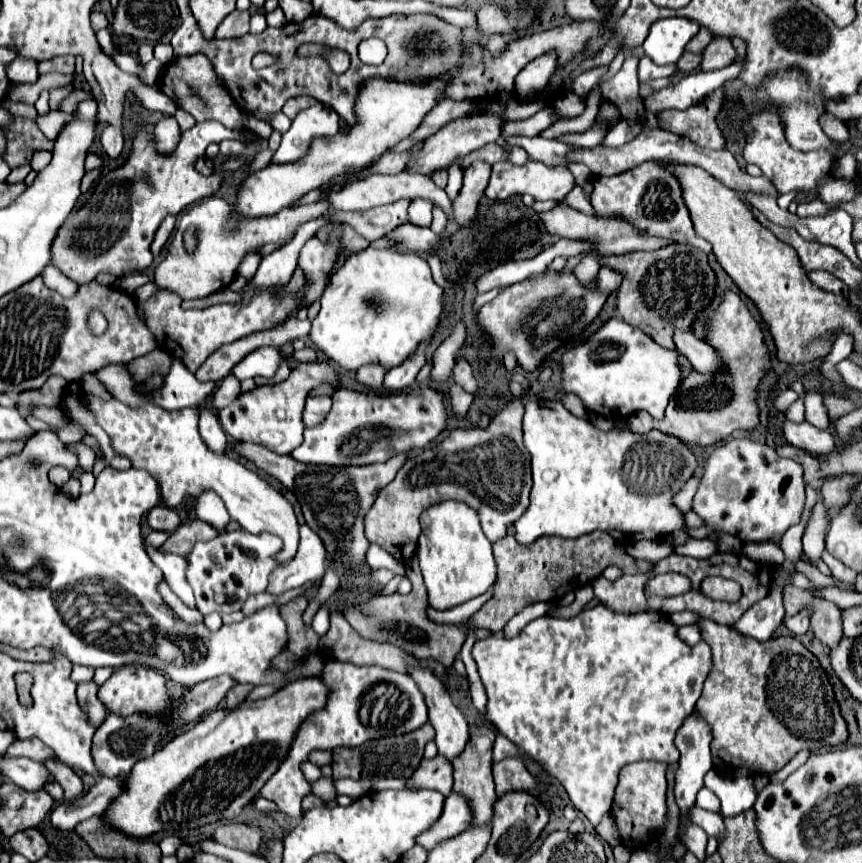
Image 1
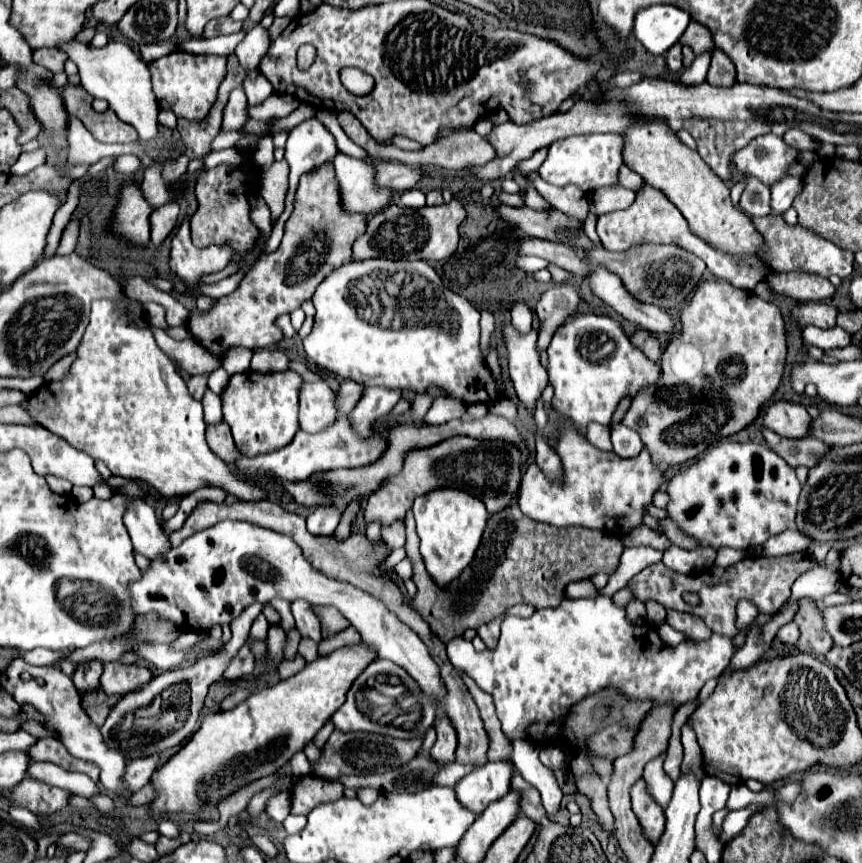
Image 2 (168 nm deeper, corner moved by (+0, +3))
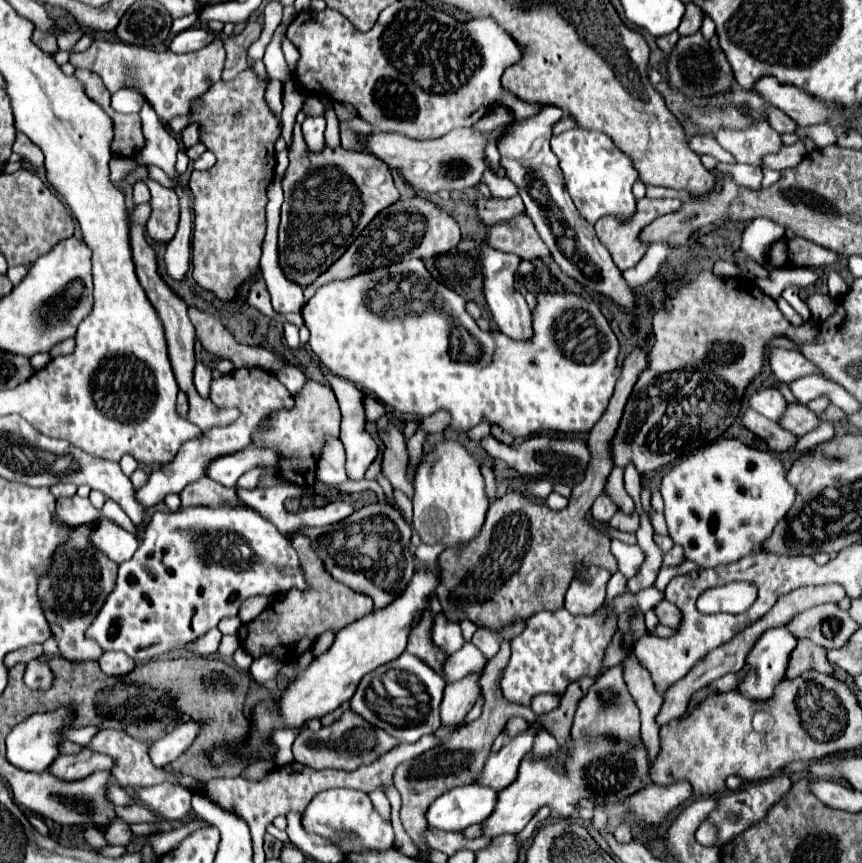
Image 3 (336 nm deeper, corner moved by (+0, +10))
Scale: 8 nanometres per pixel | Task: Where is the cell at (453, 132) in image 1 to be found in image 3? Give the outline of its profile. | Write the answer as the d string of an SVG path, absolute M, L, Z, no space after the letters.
M294 124L288 158L290 164L282 178L284 204L282 204L282 222L280 222L280 242L278 242L280 266L290 280L296 280L296 284L306 288L346 252L346 248L380 214L380 210L392 206L394 200L400 198L400 192L394 186L390 168L372 154L344 150L344 148L328 148L328 146L322 148L320 152L308 152L300 124Z

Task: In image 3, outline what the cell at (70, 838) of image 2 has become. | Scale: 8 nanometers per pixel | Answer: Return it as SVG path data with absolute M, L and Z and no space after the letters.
M116 820L116 824L112 824L108 830L106 830L106 840L110 842L110 844L122 844L122 846L126 846L126 844L130 844L130 840L132 840L132 830L130 830L130 824L128 822L124 822L124 820Z

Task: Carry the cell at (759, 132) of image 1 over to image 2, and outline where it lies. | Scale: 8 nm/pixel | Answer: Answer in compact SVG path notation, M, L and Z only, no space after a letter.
M760 135L734 155L734 165L772 187L788 175L788 167L798 163L798 149L784 143L778 135Z

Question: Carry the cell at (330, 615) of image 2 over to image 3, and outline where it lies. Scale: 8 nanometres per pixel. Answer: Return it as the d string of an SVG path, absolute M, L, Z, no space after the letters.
M294 534L290 538L290 544L296 548L296 552L300 556L300 566L304 568L304 574L308 576L308 588L306 590L292 588L286 594L286 598L270 604L258 618L254 618L248 624L242 624L238 630L240 646L252 658L270 654L282 664L288 664L290 656L292 656L292 660L298 660L304 652L308 652L322 632L326 632L326 630L336 632L374 609L371 598L360 592L352 592L348 586L344 586L328 576L328 570L324 568L324 564L320 564L320 558L316 558L312 544L308 542L308 538L304 534Z

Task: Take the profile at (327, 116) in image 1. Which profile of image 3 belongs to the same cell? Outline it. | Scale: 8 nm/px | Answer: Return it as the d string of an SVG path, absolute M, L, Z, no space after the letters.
M308 116L302 124L302 132L304 132L304 140L308 144L310 150L318 152L326 146L324 142L324 130L326 130L326 120L324 116Z

